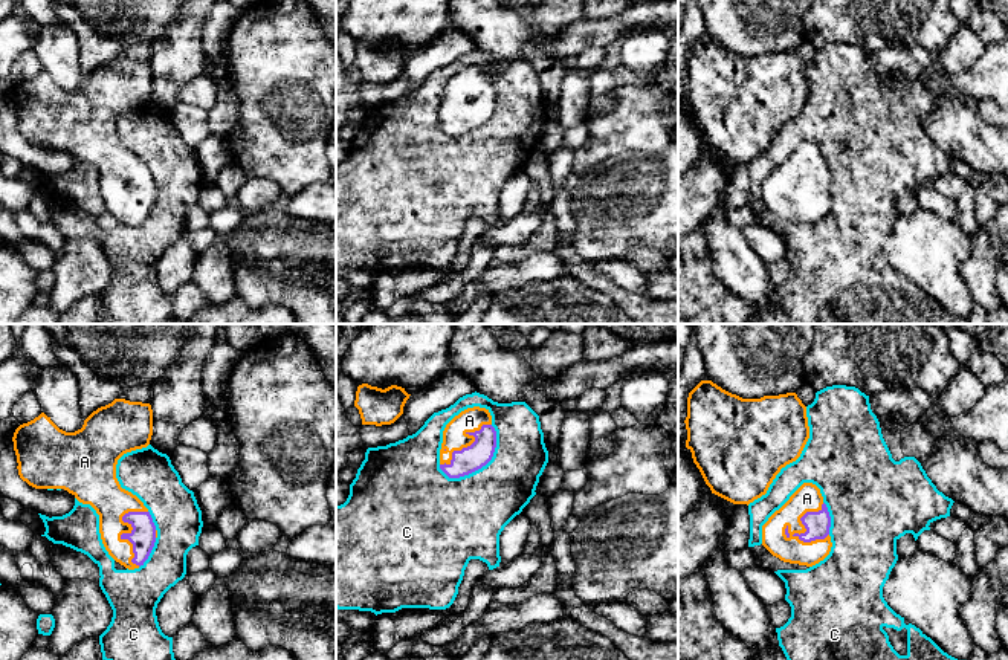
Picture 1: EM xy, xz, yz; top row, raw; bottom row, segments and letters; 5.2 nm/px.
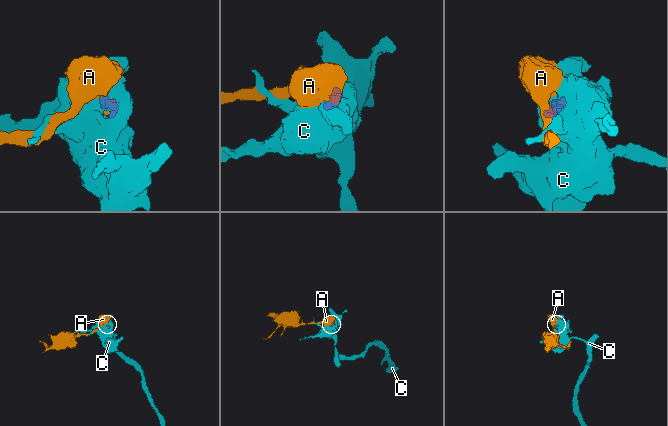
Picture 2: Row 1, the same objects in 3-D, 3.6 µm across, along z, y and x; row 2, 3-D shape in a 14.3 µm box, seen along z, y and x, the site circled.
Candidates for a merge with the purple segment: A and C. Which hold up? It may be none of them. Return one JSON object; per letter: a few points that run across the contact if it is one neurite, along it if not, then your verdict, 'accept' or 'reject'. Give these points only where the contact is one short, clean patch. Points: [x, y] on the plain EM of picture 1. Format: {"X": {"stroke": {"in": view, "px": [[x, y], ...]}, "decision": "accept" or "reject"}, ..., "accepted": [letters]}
{"A": {"decision": "accept"}, "C": {"decision": "reject"}, "accepted": ["A"]}

